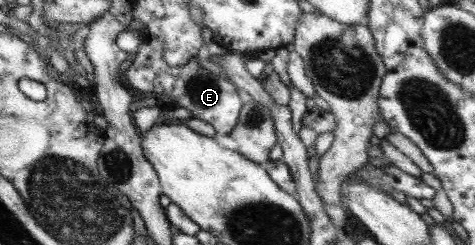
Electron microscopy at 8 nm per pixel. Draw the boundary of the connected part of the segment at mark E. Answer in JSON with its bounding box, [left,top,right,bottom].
[124,39,243,135]

